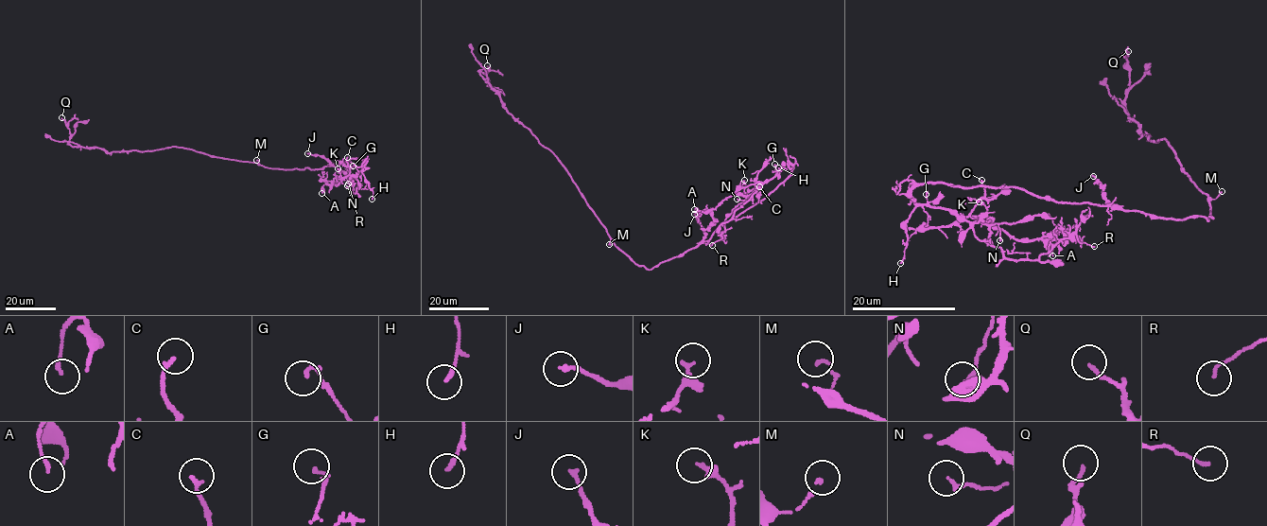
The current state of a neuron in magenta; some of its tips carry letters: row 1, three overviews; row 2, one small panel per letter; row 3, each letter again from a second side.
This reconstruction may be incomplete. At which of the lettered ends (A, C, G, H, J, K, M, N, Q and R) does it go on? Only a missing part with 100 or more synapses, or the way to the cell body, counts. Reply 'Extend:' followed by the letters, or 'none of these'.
Extend: none of these

